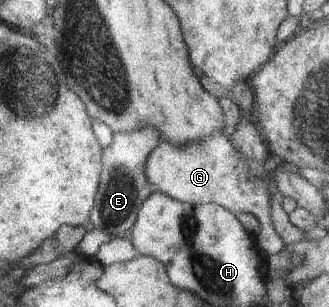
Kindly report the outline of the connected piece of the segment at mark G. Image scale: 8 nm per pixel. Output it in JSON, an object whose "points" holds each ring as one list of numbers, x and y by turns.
{"points":[[214,131,200,143,186,145,160,145,148,155,146,179,155,189,185,204,202,205,215,203,234,215,252,213,260,222,261,233,257,247,265,258,285,249,285,243,278,235,276,225,272,225,270,200,274,191,267,172,262,177,250,177,246,157,235,148,230,139,230,131]]}

